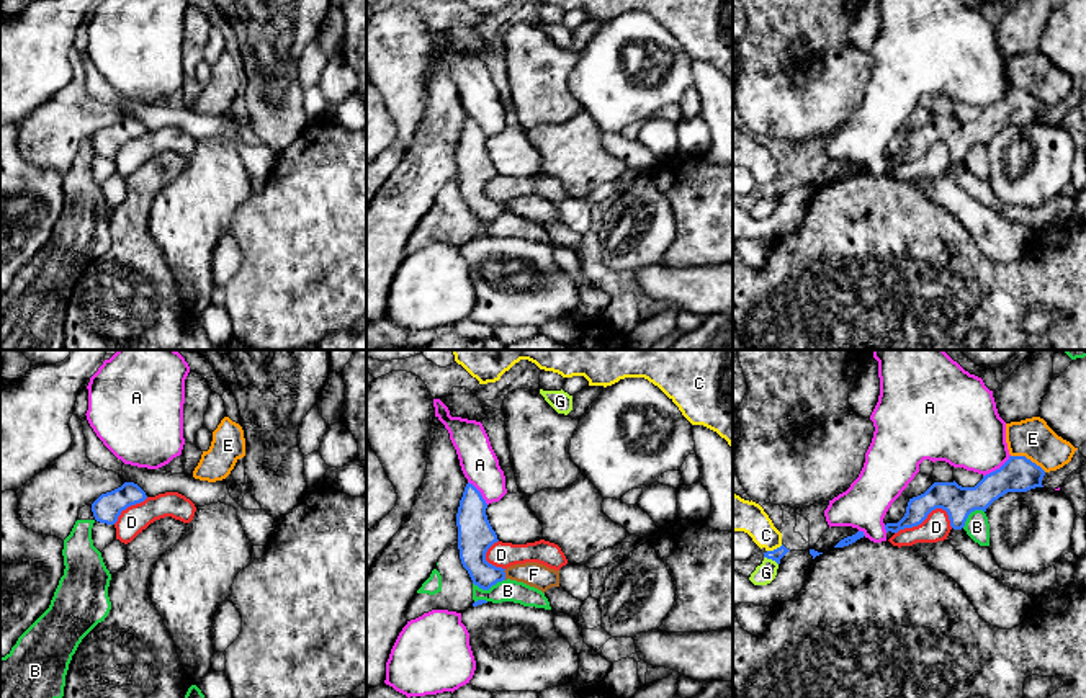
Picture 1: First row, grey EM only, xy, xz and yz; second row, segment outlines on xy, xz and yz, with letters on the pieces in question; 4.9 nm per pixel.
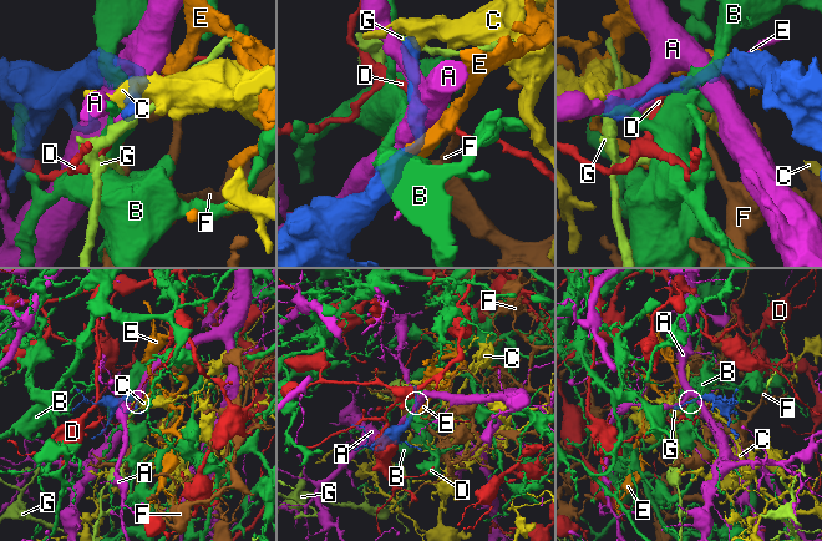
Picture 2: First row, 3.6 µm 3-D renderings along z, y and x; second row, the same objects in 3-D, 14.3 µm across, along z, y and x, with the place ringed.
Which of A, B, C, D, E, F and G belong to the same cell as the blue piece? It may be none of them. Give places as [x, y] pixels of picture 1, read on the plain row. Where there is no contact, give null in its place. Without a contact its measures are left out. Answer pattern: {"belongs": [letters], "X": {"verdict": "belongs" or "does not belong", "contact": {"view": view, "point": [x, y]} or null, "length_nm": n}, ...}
{"belongs": [], "A": {"verdict": "does not belong", "contact": {"view": "yz", "point": [996, 103]}, "length_nm": 170}, "B": {"verdict": "does not belong", "contact": {"view": "xz", "point": [488, 223]}, "length_nm": 160}, "C": {"verdict": "does not belong", "contact": {"view": "yz", "point": [774, 183]}, "length_nm": 90}, "D": {"verdict": "does not belong", "contact": {"view": "yz", "point": [928, 147]}, "length_nm": 280}, "E": {"verdict": "does not belong", "contact": {"view": "yz", "point": [1029, 93]}, "length_nm": 190}, "F": {"verdict": "does not belong", "contact": {"view": "xz", "point": [504, 208]}, "length_nm": 60}, "G": {"verdict": "does not belong", "contact": {"view": "yz", "point": [771, 192]}, "length_nm": 80}}

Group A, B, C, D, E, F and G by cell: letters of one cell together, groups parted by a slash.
A / B / C / D / E / F / G

